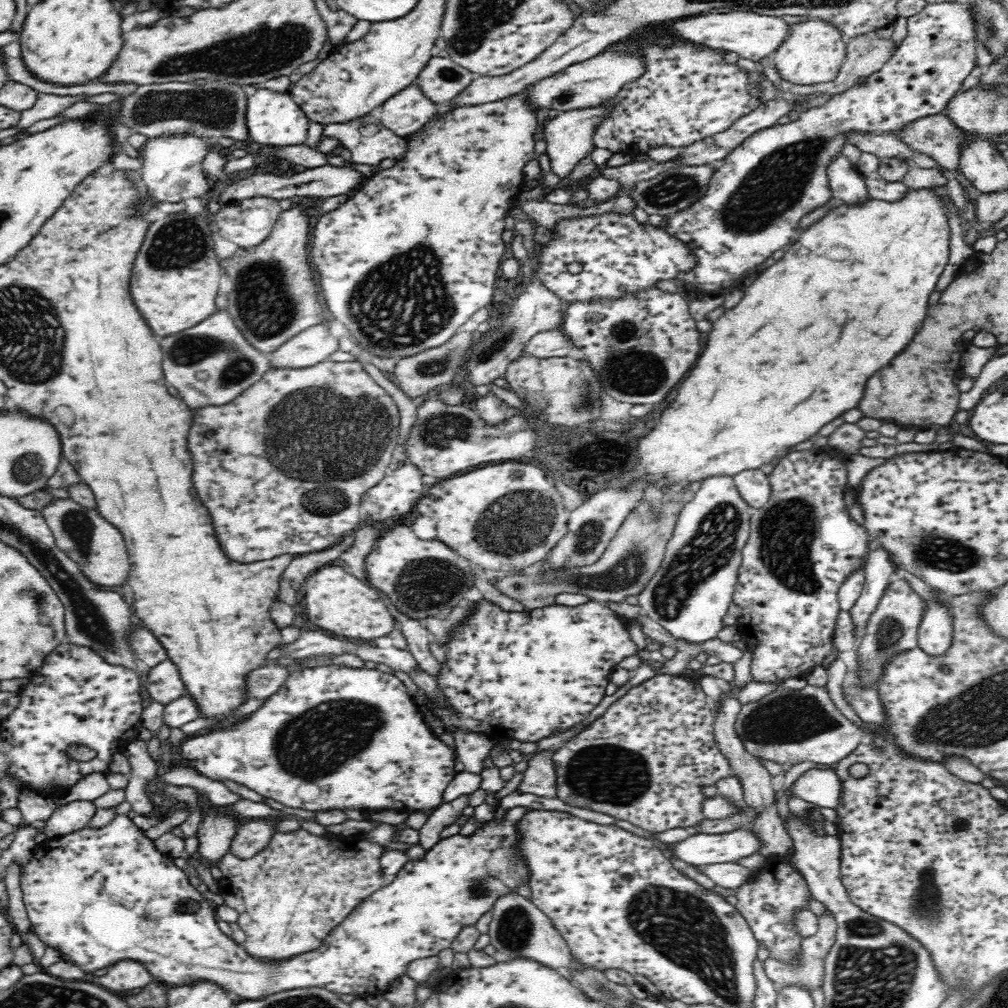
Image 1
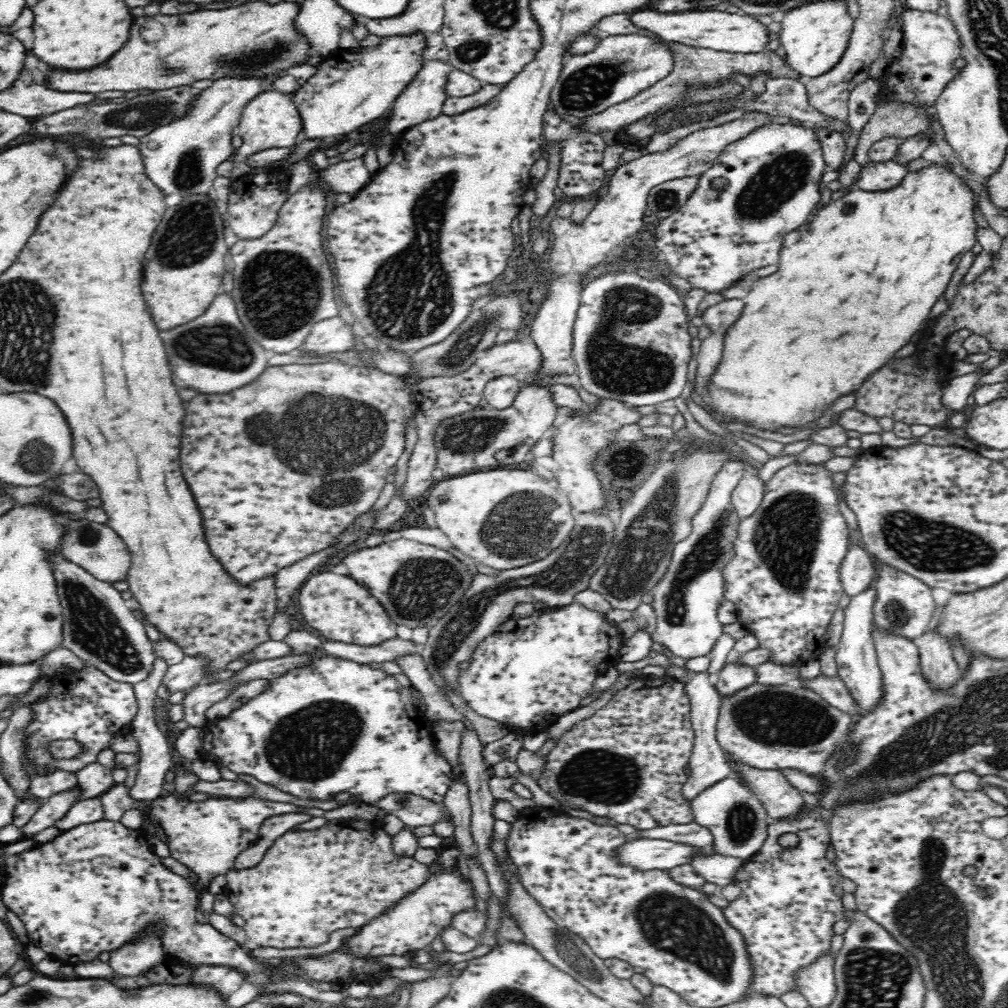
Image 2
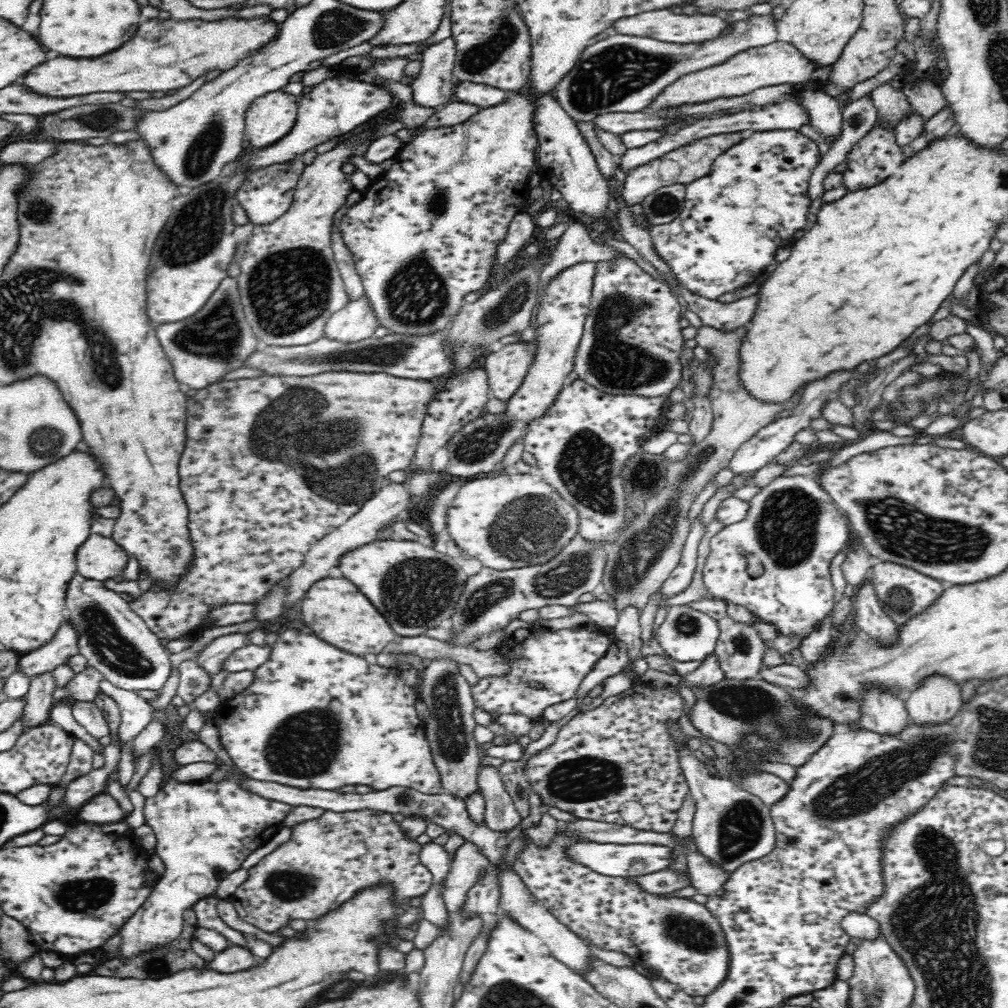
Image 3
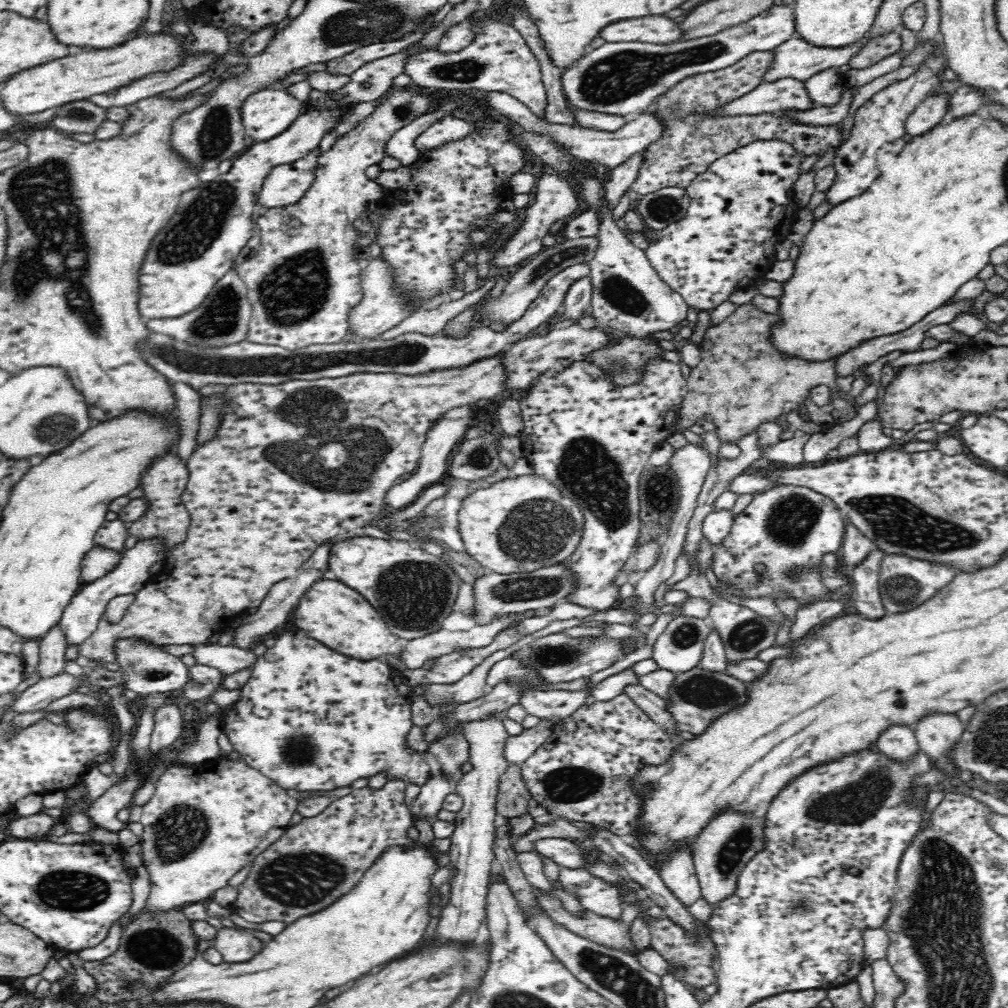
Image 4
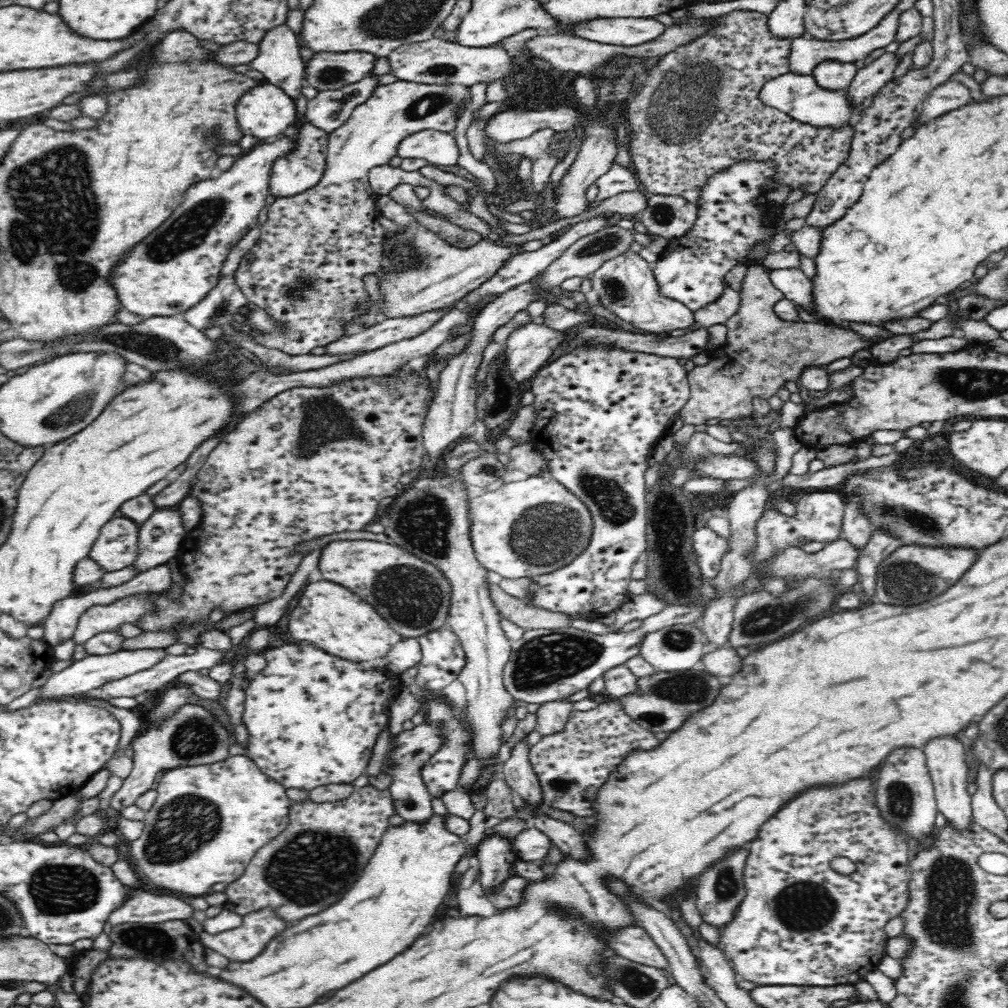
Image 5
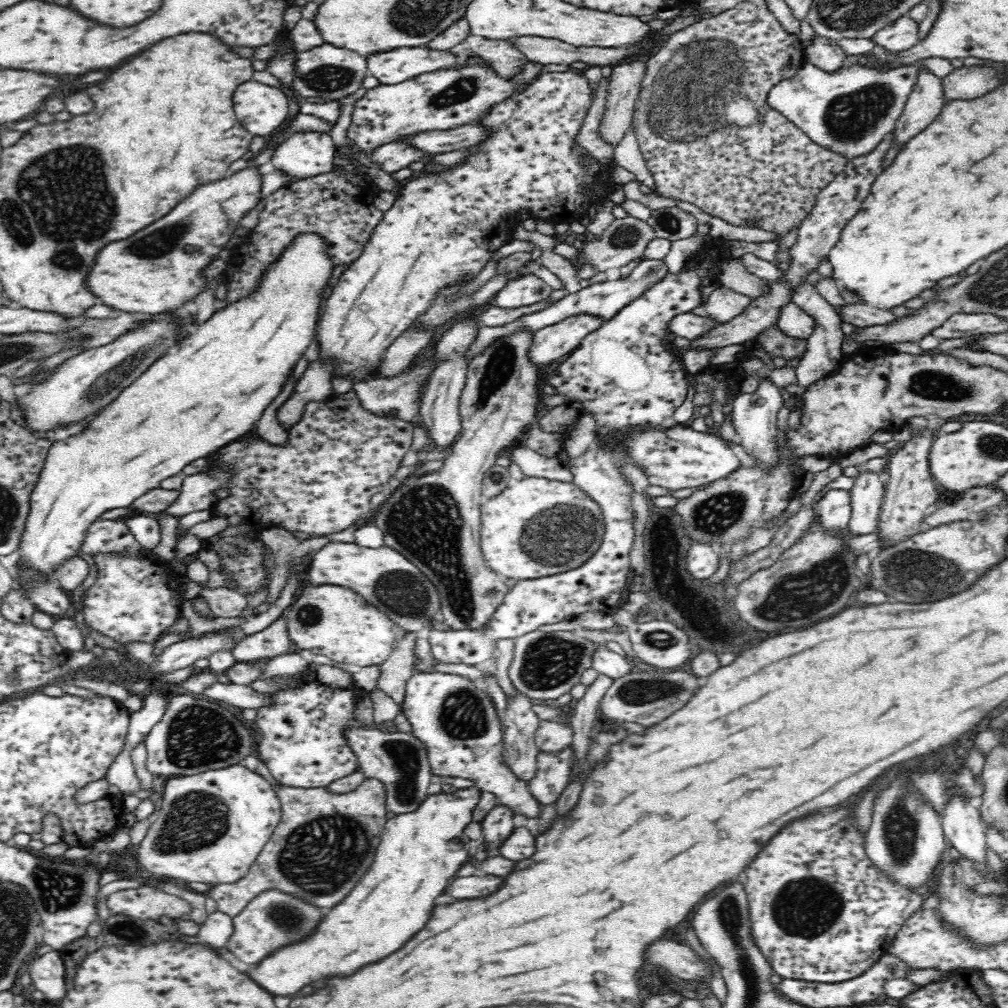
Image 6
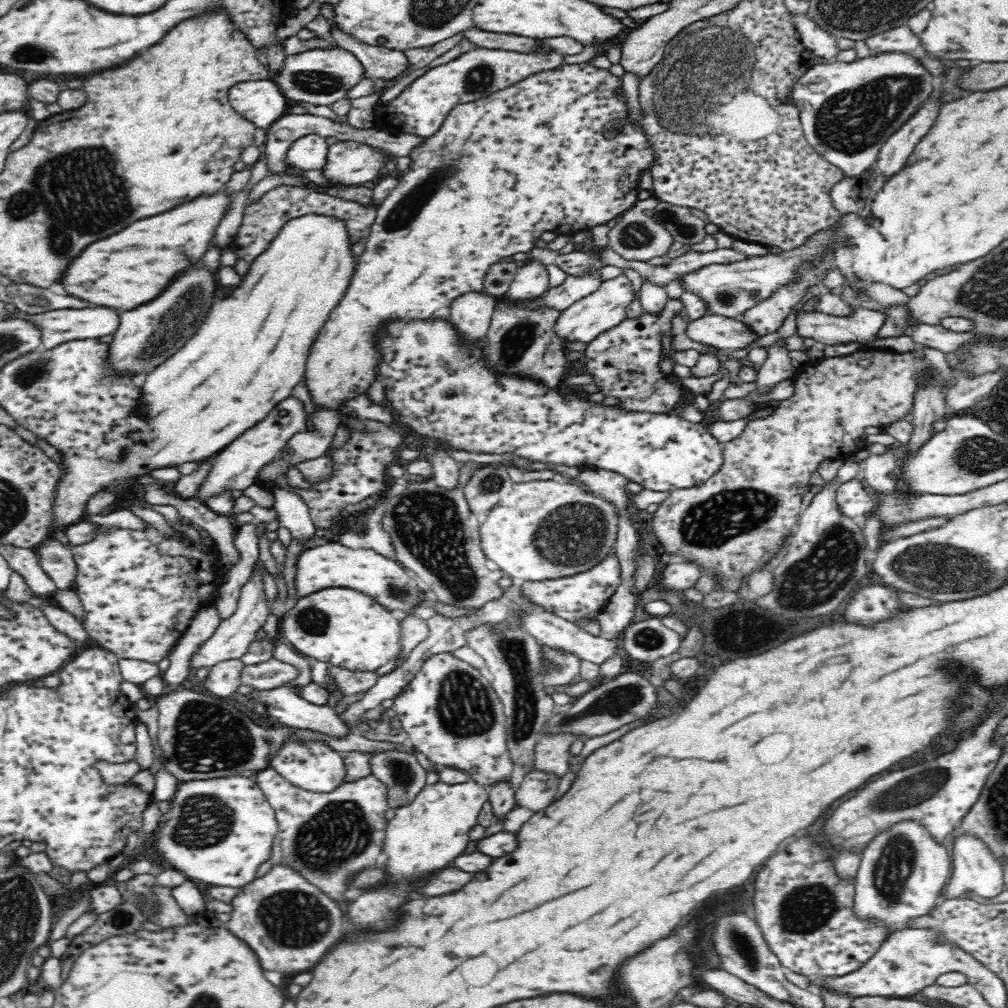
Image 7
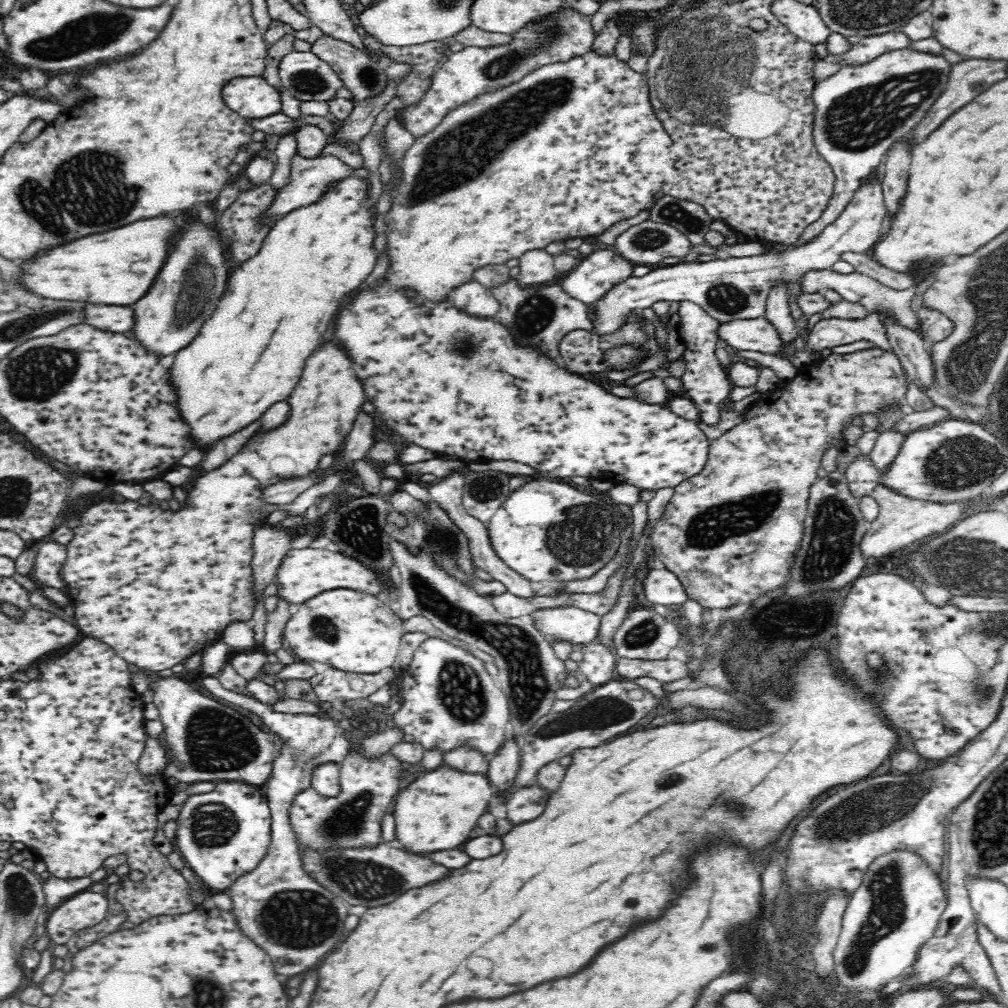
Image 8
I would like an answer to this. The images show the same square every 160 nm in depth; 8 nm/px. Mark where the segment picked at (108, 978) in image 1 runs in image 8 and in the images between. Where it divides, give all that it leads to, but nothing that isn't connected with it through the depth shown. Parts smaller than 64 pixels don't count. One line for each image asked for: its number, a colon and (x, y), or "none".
2: (138, 955)
3: (204, 831)
4: (207, 821)
5: (208, 822)
6: (210, 827)
7: (219, 831)
8: (222, 834)

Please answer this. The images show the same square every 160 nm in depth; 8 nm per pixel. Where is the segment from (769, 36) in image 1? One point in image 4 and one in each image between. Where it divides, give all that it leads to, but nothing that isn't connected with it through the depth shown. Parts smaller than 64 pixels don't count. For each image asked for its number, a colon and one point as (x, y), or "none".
2: (718, 30)
3: (662, 25)
4: (657, 30)

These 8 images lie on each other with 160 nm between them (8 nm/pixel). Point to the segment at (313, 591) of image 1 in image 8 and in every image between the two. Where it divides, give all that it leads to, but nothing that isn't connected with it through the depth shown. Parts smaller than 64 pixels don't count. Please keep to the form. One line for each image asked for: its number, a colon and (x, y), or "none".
2: (340, 609)
3: (335, 610)
4: (331, 613)
5: (330, 617)
6: (331, 620)
7: (346, 629)
8: (355, 632)

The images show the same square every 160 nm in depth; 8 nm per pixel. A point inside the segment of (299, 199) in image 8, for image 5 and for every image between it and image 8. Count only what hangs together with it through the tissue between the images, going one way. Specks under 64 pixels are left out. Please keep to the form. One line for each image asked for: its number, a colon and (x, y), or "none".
5: (438, 148)
6: (390, 157)
7: (348, 162)

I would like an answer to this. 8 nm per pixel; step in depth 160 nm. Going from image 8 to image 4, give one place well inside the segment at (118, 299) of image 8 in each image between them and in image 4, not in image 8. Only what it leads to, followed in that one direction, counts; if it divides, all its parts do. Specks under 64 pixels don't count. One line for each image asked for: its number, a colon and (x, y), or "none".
4: (196, 249)
5: (168, 273)
6: (136, 275)
7: (124, 271)

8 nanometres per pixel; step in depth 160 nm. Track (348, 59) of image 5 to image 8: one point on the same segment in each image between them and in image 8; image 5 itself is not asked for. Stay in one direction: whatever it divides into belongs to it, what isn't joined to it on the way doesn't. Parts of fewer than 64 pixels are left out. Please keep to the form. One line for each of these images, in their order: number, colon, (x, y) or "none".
6: (328, 72)
7: (320, 77)
8: (307, 77)

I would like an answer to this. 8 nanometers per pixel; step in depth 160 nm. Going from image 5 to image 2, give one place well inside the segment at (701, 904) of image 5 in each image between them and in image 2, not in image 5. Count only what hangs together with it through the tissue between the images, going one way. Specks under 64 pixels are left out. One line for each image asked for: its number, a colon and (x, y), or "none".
2: (737, 822)
3: (731, 826)
4: (730, 840)

